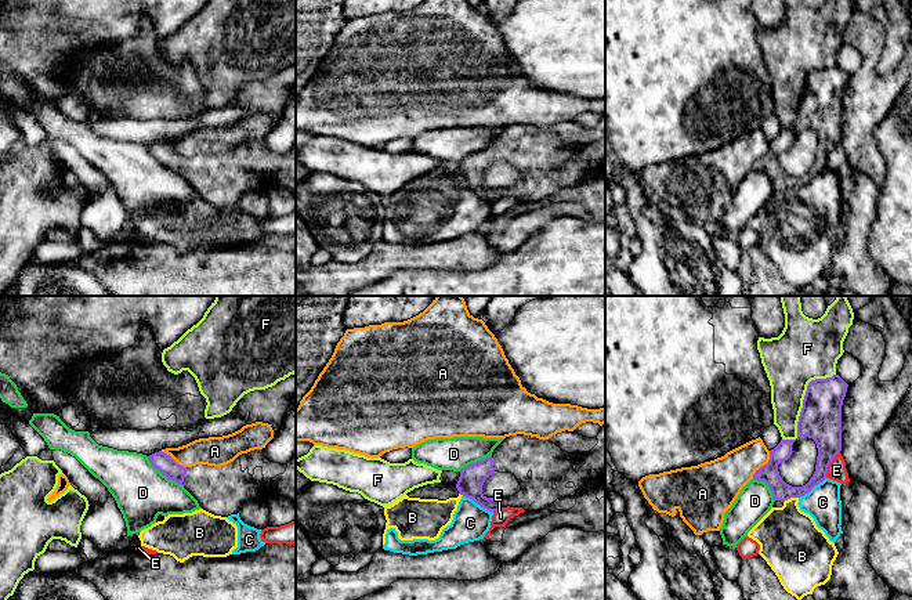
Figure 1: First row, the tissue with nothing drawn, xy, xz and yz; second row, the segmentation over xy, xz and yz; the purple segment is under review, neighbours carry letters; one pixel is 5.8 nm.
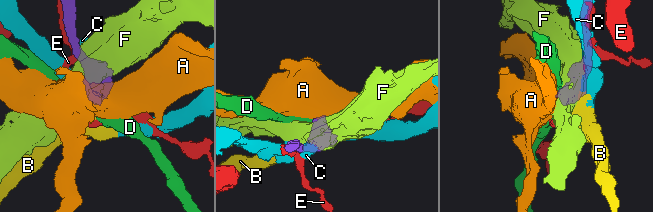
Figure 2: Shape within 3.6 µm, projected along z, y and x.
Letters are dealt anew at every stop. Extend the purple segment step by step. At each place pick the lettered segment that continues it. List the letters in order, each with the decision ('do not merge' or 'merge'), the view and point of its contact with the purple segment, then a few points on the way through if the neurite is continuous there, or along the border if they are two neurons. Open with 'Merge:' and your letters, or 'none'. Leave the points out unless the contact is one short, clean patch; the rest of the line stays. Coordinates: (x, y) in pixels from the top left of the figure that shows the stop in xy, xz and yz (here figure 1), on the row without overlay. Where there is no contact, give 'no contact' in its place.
Merge: none
A: do not merge; meets purple in yz at (764, 155); border along yz (770, 141), (770, 150), (752, 167)
B: do not merge; meets purple in yz at (791, 187); border along yz (798, 187), (791, 187), (784, 192)
C: do not merge; meets purple in xz at (478, 194)
D: do not merge; meets purple in xy at (163, 165); border along xy (147, 147), (156, 159), (183, 176)
E: do not merge; meets purple in yz at (829, 154)
F: do not merge; meets purple in yz at (804, 87)

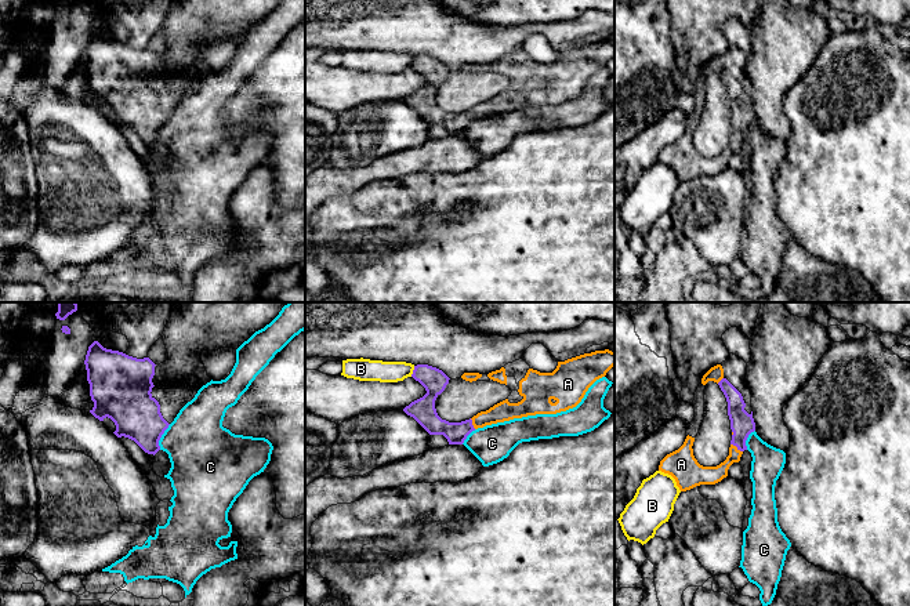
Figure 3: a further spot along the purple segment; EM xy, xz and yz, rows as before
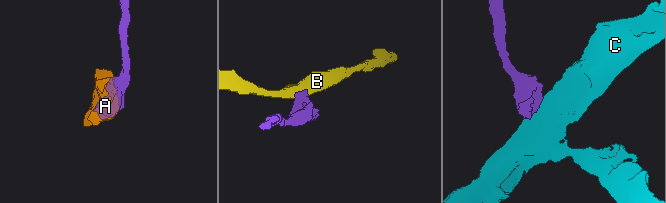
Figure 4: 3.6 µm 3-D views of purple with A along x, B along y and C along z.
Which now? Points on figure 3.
Merge: A
A: merge; meets purple in yz at (736, 137)
B: do not merge; meets purple in xz at (413, 62); border along xz (414, 57), (410, 66)
C: do not merge; meets purple in xy at (160, 127); border along xy (170, 115), (159, 131), (159, 140)

